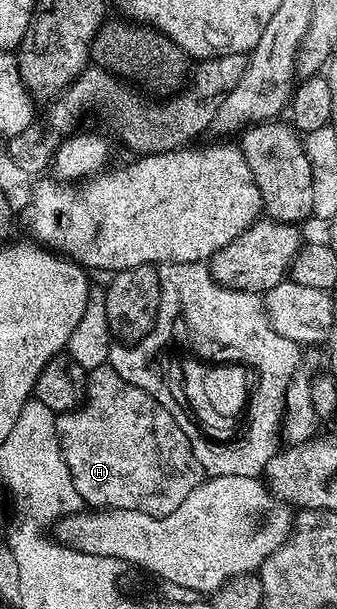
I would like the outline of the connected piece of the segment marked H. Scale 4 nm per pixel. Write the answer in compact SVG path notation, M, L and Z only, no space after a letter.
M106 364L98 366L97 369L88 373L87 393L82 403L73 410L60 413L58 417L56 417L55 427L59 432L59 443L61 444L63 459L69 468L69 472L73 476L75 491L81 495L84 503L86 503L88 507L101 510L132 510L133 512L145 512L154 518L164 518L173 512L177 512L177 508L181 508L181 504L185 504L185 500L189 500L191 493L205 480L201 464L197 460L197 456L193 456L193 452L191 451L191 442L185 436L185 432L182 428L177 424L175 417L173 417L158 400L153 396L149 396L147 390L137 388L131 384L129 380L123 380L114 368Z

